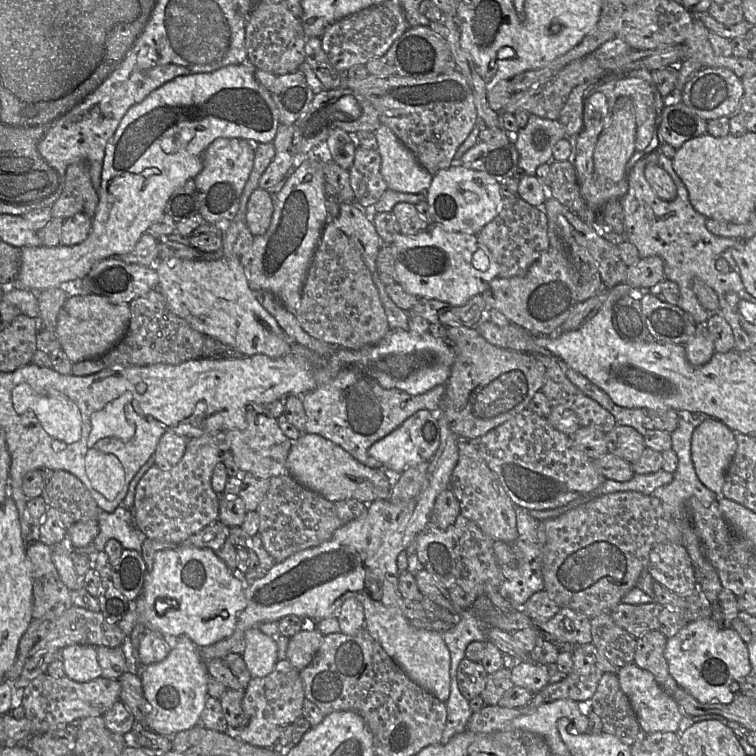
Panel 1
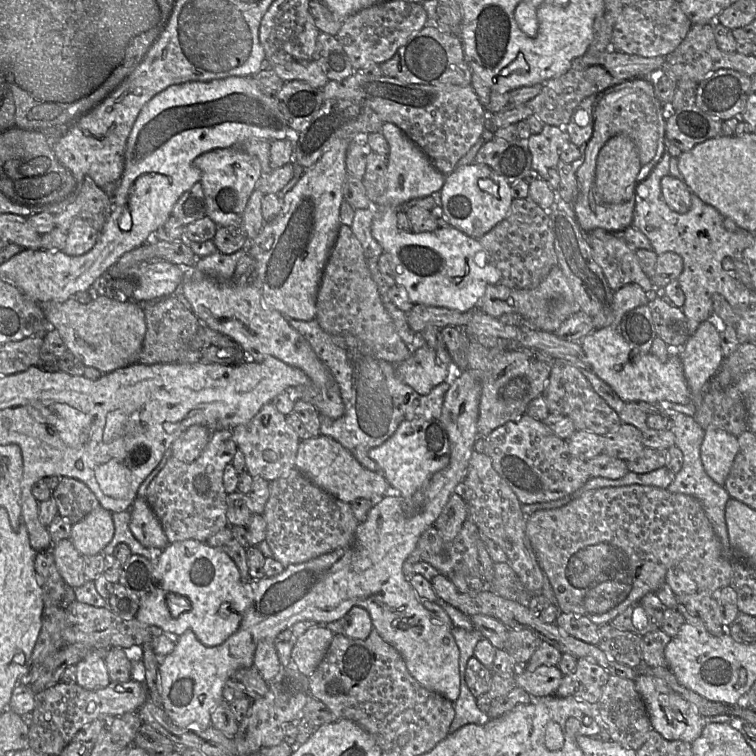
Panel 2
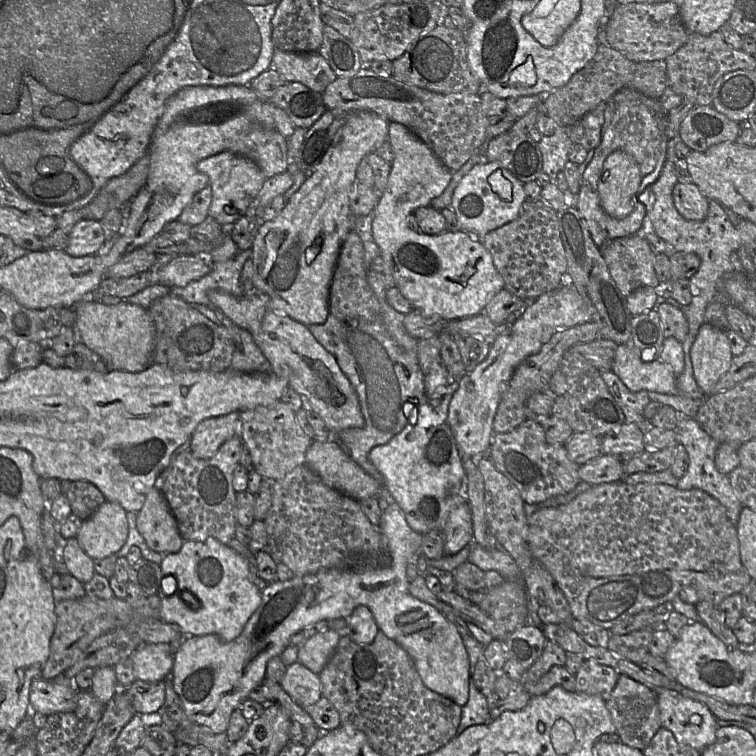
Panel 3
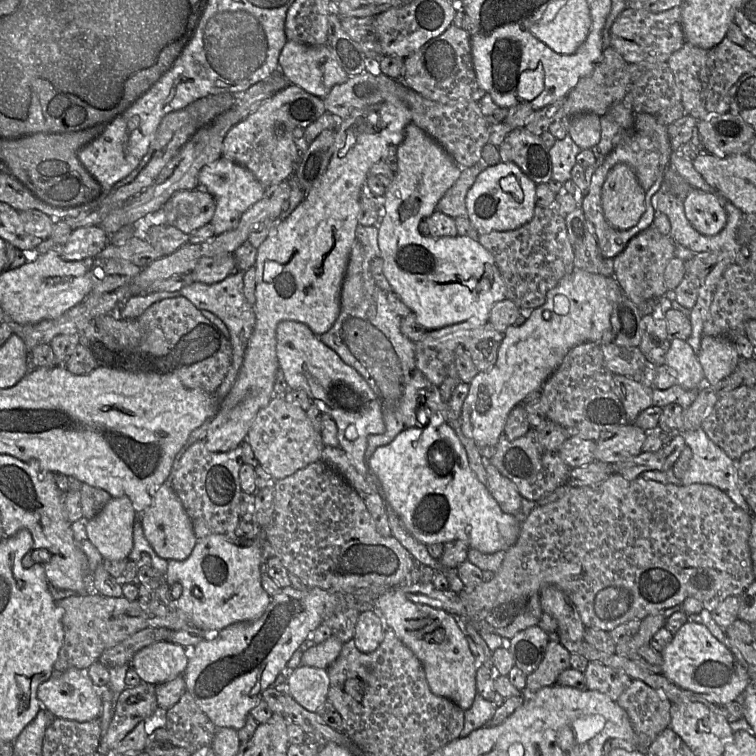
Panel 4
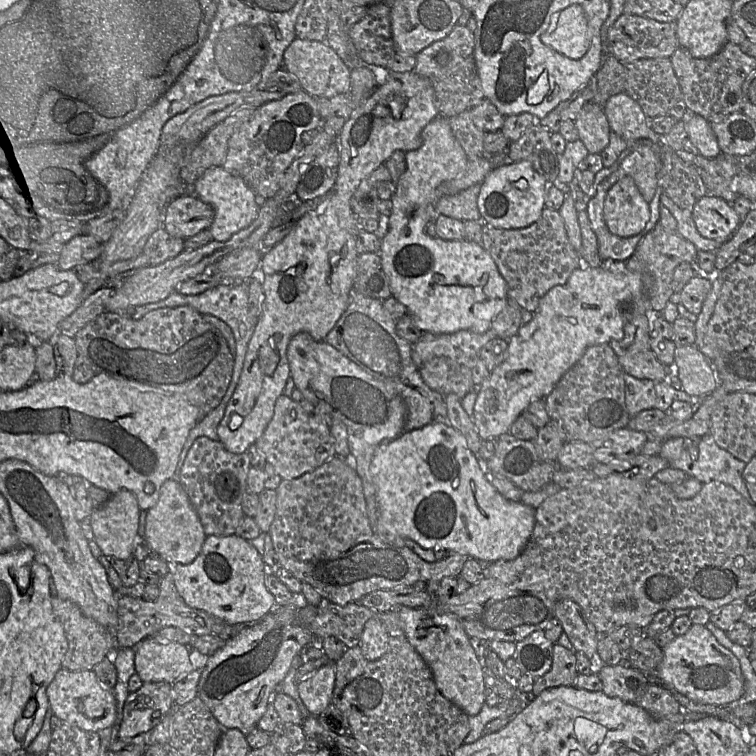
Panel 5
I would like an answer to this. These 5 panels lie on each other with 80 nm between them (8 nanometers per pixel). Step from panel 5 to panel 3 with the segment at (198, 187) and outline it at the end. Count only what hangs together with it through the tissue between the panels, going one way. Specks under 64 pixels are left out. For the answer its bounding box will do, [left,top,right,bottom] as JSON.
[197,151,265,229]

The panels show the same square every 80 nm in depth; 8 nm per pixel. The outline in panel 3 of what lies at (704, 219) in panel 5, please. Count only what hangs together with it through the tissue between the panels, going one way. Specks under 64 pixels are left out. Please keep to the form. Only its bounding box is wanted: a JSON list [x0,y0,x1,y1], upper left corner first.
[673,182,709,221]

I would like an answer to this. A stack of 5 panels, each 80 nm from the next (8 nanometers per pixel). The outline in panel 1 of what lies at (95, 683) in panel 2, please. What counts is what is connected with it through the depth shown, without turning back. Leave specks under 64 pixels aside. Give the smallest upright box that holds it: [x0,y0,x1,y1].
[60,645,102,683]

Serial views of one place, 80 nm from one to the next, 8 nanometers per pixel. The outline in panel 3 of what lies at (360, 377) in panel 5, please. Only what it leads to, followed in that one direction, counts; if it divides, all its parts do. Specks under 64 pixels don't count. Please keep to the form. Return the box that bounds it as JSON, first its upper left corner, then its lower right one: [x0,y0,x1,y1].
[208,289,364,438]

